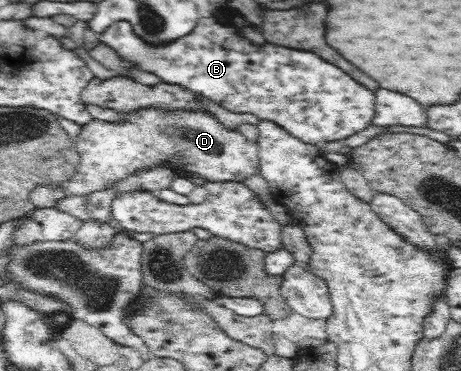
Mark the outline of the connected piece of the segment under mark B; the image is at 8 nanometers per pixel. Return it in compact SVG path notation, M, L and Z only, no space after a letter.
M212 17L199 18L190 35L160 48L160 51L142 44L140 39L132 34L131 23L126 19L115 21L99 36L99 39L106 41L105 44L112 47L122 60L137 63L140 69L156 74L164 83L183 87L194 95L205 96L230 113L250 113L258 121L265 123L269 121L308 145L340 144L344 139L374 124L377 93L372 89L358 83L336 65L316 57L314 53L304 53L265 41L262 43L251 41L232 23L224 25L222 21Z

